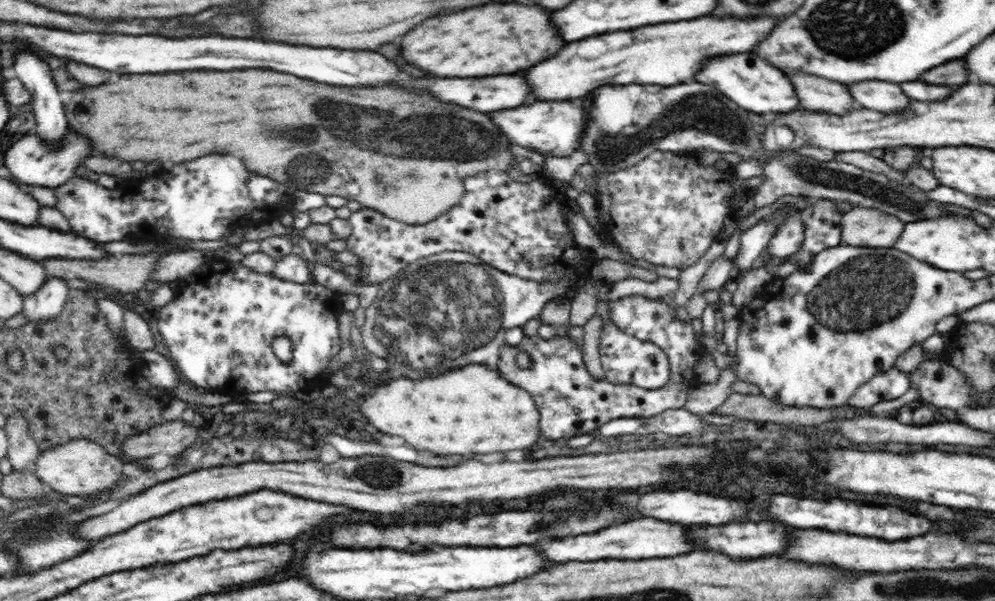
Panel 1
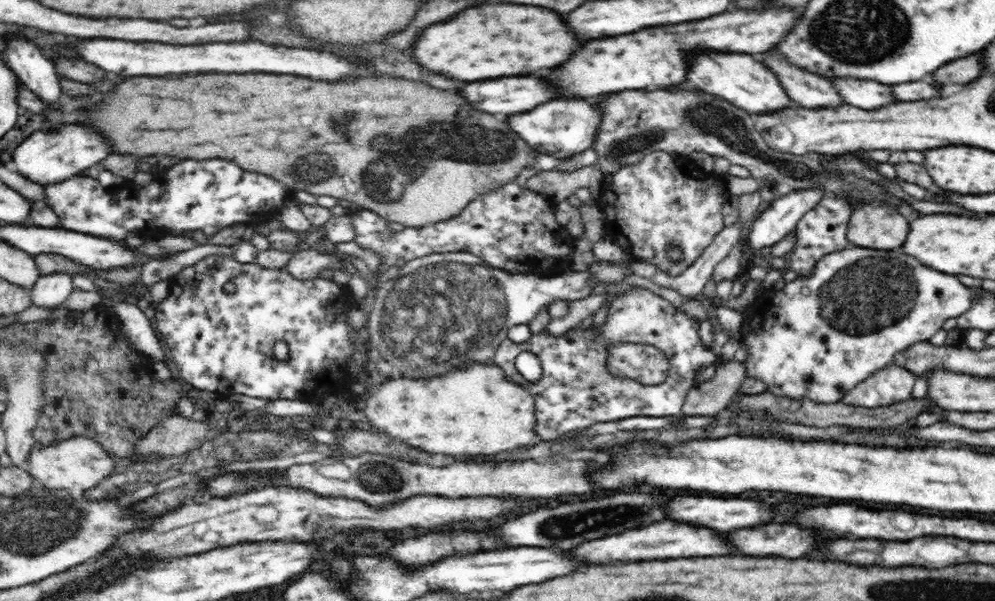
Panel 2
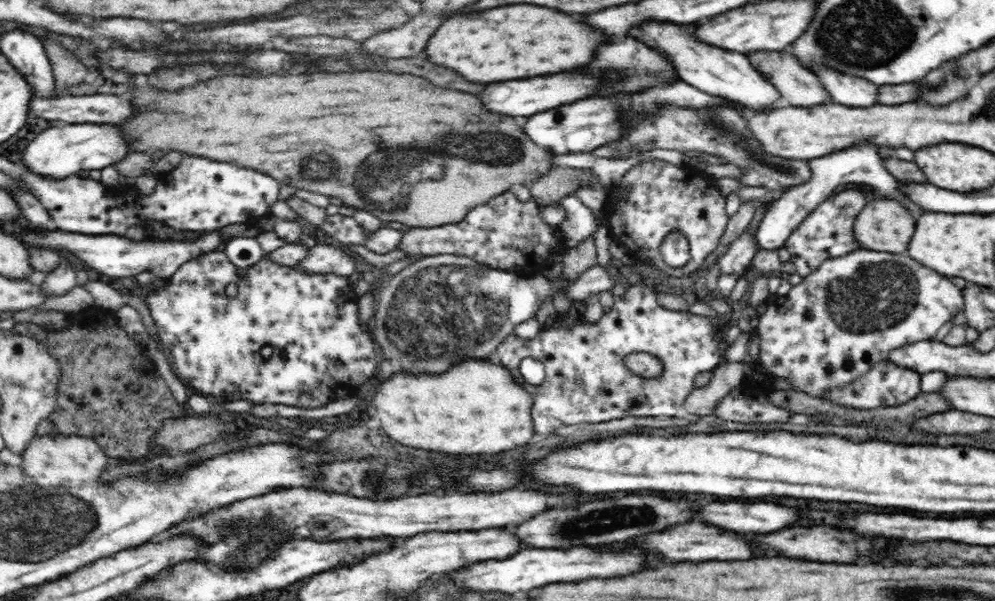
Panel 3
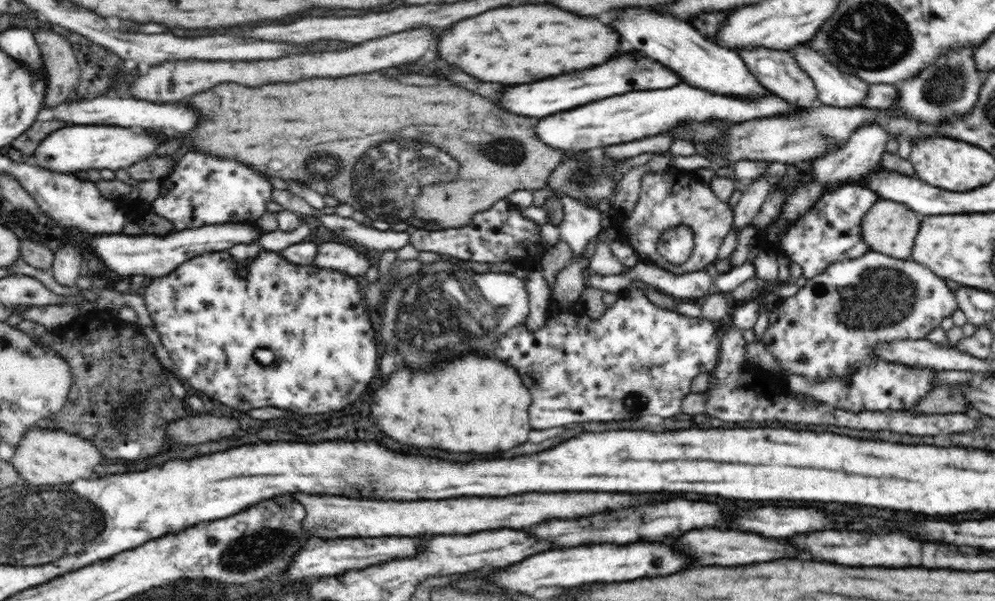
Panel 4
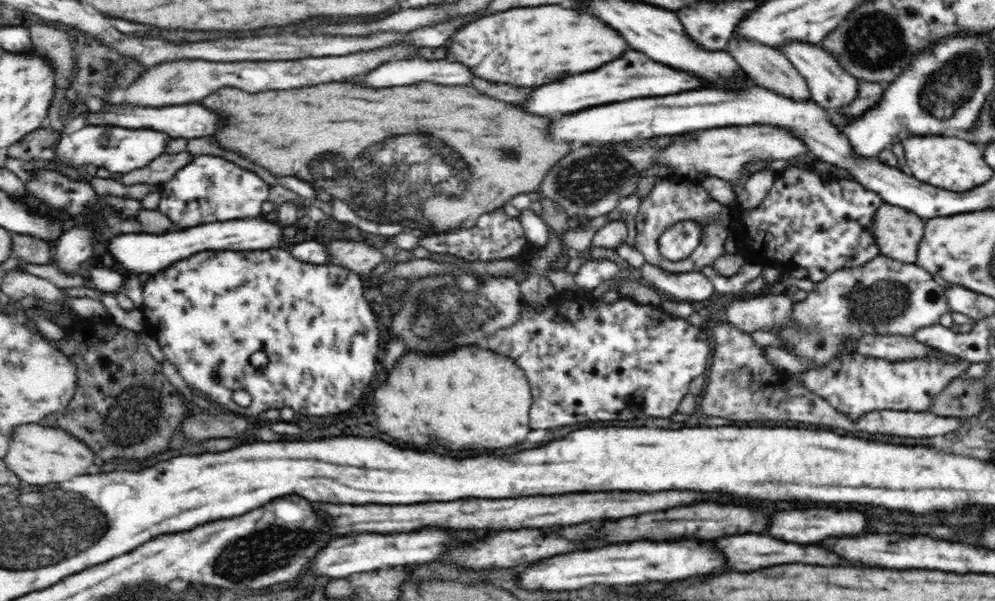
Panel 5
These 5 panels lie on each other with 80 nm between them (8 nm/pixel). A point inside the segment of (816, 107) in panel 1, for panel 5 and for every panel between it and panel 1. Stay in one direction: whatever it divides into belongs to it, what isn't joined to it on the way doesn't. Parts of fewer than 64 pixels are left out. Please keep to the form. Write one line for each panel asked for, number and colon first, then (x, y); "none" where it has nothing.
2: (805, 89)
3: (801, 88)
4: (777, 71)
5: (767, 67)

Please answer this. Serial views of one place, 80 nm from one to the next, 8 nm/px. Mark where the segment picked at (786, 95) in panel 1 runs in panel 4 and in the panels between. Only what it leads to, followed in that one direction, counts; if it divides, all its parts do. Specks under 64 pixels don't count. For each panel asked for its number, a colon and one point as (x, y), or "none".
2: (738, 78)
3: (729, 75)
4: (702, 64)

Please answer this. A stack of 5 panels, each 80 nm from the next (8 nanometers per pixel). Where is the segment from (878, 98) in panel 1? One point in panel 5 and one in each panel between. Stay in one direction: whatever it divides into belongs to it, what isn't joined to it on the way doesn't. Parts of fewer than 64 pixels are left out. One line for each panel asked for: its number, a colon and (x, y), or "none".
2: (866, 94)
3: (854, 92)
4: (835, 88)
5: (830, 85)

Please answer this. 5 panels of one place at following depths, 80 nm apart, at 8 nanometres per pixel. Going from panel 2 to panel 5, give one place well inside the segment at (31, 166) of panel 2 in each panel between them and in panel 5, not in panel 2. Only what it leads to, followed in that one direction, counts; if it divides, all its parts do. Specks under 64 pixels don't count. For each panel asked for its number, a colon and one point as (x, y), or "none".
3: (60, 151)
4: (70, 149)
5: (126, 150)

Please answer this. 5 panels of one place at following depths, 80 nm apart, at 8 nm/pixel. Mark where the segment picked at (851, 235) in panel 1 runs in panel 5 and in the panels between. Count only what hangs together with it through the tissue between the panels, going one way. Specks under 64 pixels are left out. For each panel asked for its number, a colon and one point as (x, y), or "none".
2: (881, 226)
3: (883, 224)
4: (889, 227)
5: (898, 232)

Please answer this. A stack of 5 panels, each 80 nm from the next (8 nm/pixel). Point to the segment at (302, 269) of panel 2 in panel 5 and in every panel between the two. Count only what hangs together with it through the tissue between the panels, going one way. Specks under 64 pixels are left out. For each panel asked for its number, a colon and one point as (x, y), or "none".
3: (322, 259)
4: (331, 255)
5: (360, 257)

